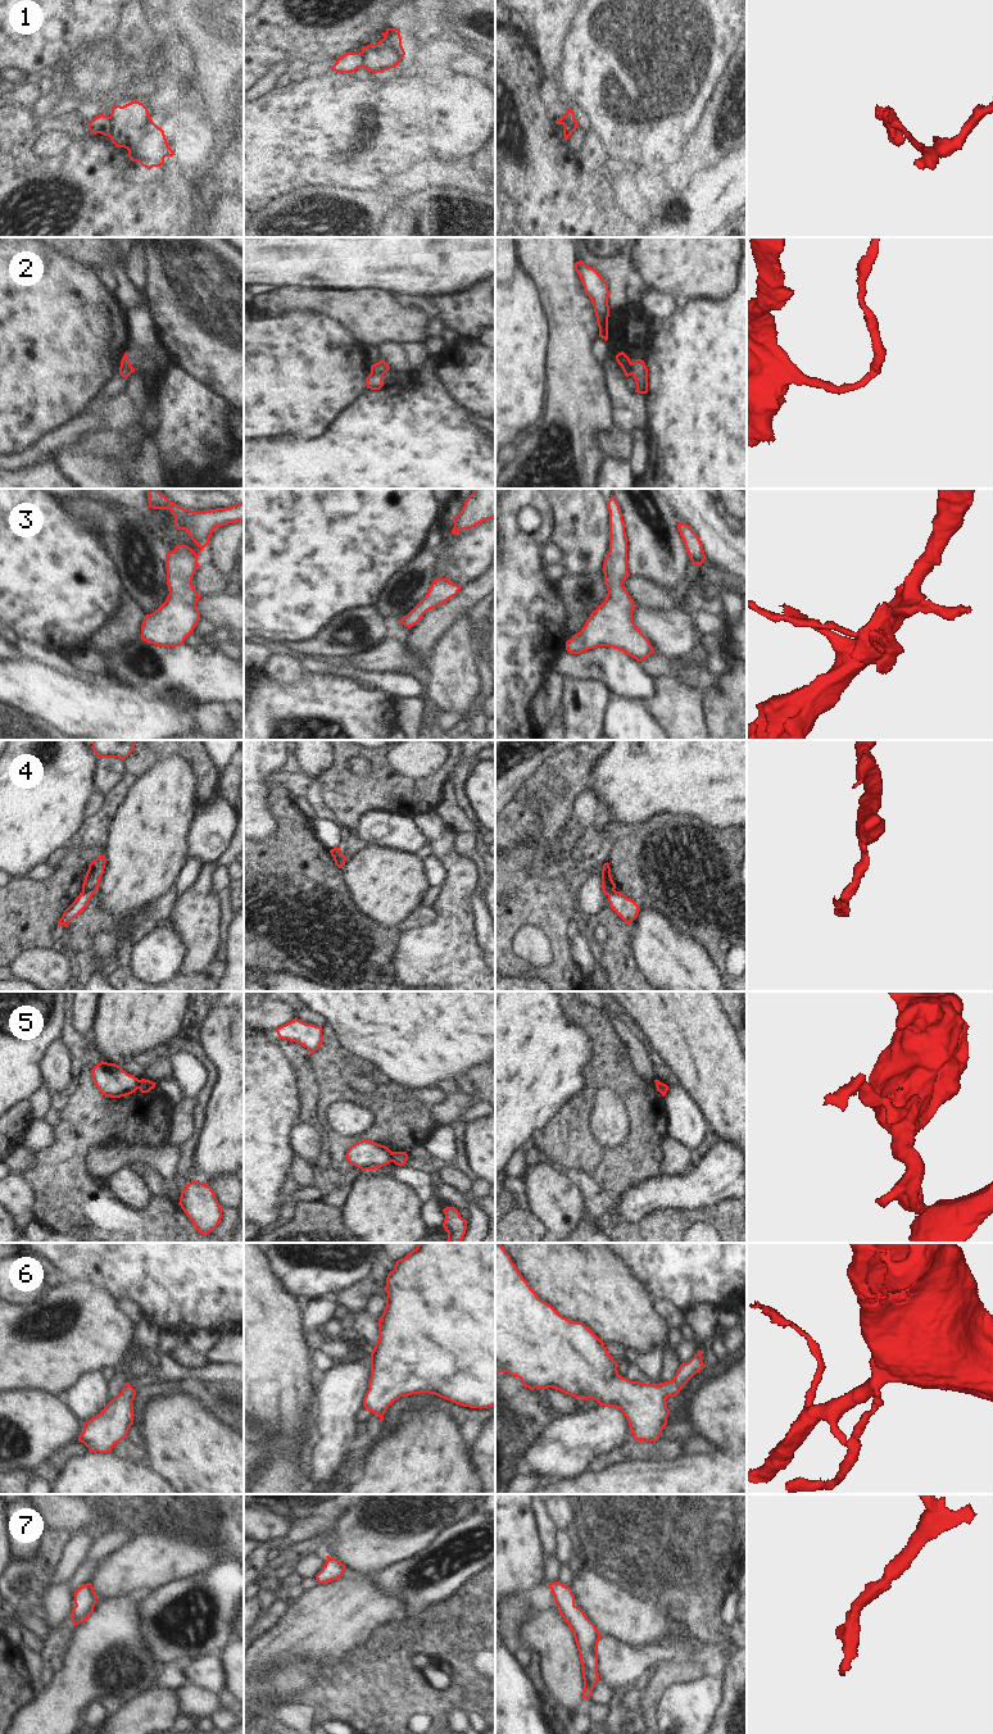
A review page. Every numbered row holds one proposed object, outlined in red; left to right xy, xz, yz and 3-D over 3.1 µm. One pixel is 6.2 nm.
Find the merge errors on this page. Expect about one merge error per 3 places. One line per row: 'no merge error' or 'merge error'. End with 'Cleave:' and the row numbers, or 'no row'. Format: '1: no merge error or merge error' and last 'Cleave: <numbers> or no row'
1: merge error
2: merge error
3: no merge error
4: merge error
5: merge error
6: no merge error
7: no merge error
Cleave: 1, 2, 4, 5

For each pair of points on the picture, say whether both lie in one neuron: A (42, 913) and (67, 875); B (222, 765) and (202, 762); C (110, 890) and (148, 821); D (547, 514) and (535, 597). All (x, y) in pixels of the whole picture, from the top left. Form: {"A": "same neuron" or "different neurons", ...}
{"A": "same neuron", "B": "different neurons", "C": "same neuron", "D": "same neuron"}

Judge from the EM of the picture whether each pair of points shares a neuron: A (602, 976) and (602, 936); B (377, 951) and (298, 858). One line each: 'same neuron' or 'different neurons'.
A: same neuron
B: same neuron

